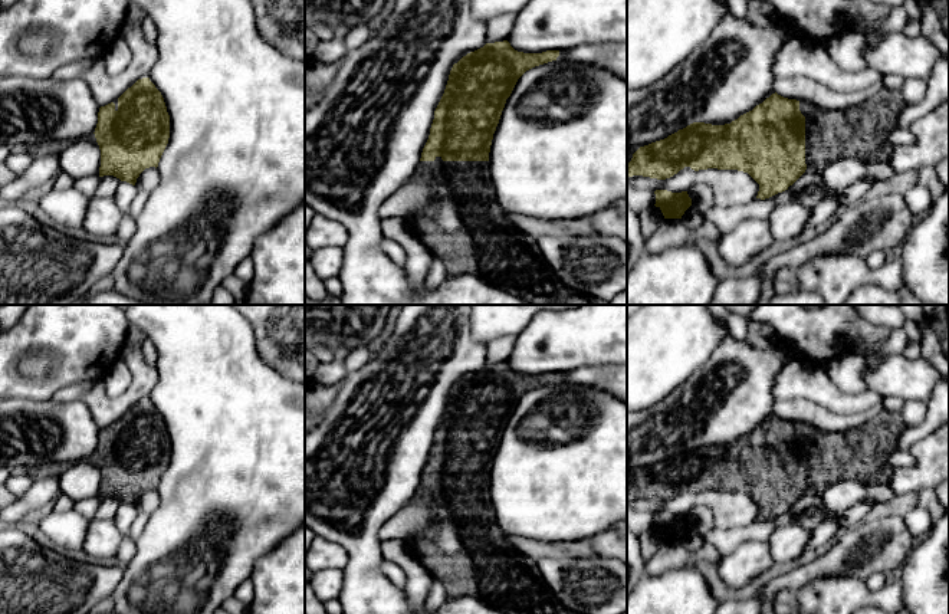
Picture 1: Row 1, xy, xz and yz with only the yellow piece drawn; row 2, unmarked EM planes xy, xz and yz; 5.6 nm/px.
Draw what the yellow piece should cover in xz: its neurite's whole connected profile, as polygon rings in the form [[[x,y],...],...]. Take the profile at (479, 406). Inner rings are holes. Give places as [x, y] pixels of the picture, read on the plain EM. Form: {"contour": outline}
{"contour": [[[503,362],[486,365],[453,387],[417,490],[433,502],[433,525],[407,541],[449,597],[472,597],[502,614],[574,614],[551,591],[538,562],[510,544],[496,522],[489,492],[493,456],[518,401],[558,378],[559,372],[518,374]]]}

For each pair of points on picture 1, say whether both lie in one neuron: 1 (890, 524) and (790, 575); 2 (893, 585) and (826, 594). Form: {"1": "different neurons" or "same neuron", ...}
{"1": "same neuron", "2": "same neuron"}

